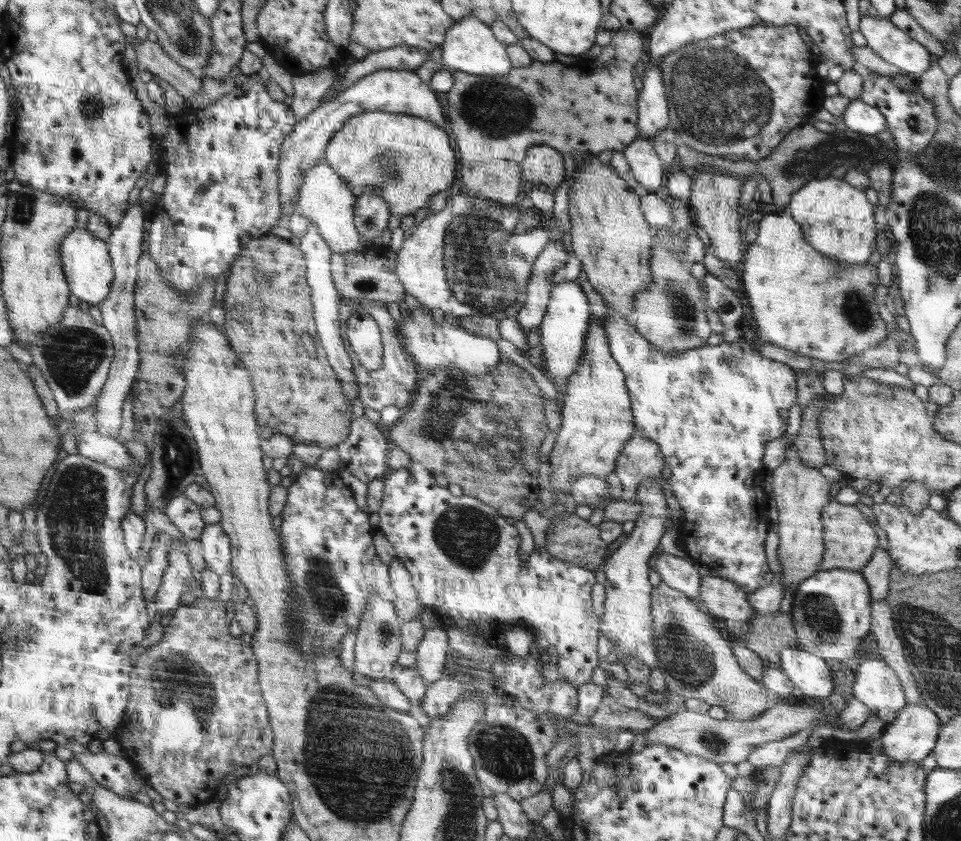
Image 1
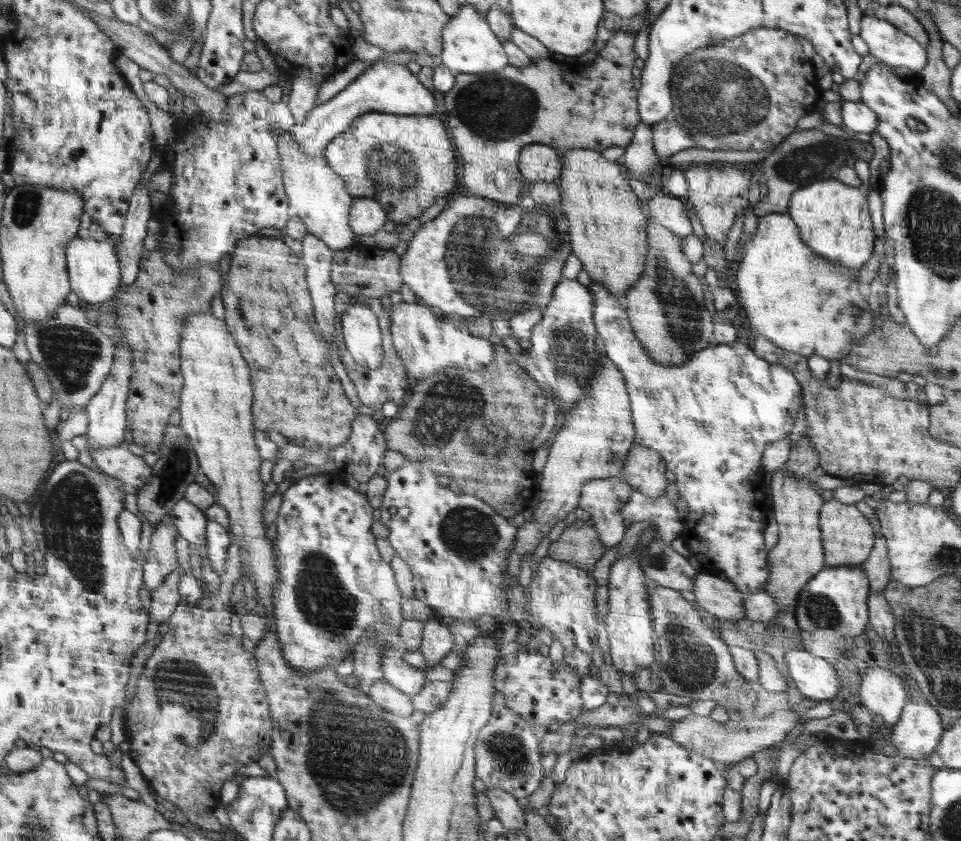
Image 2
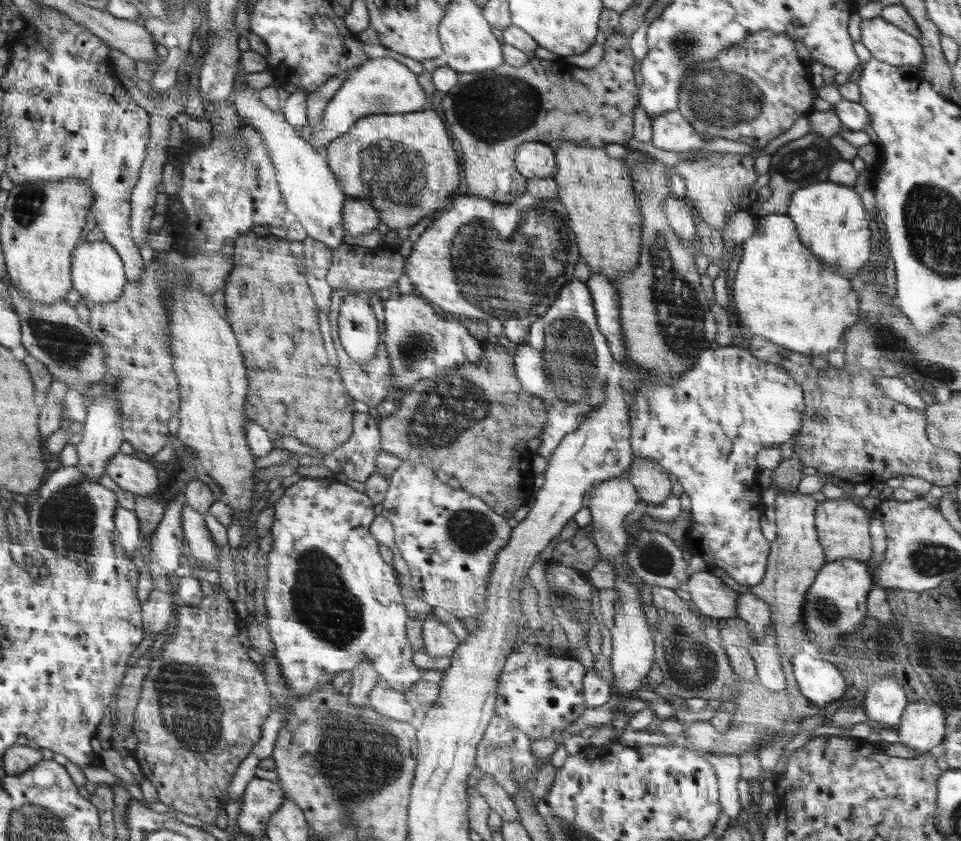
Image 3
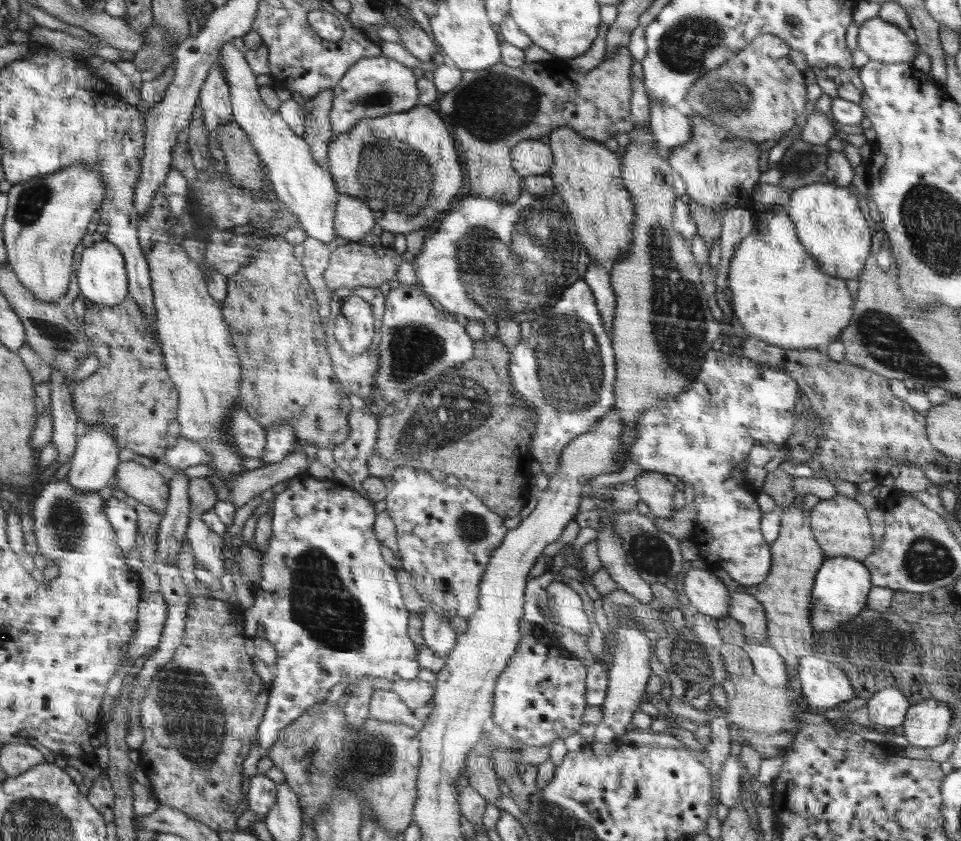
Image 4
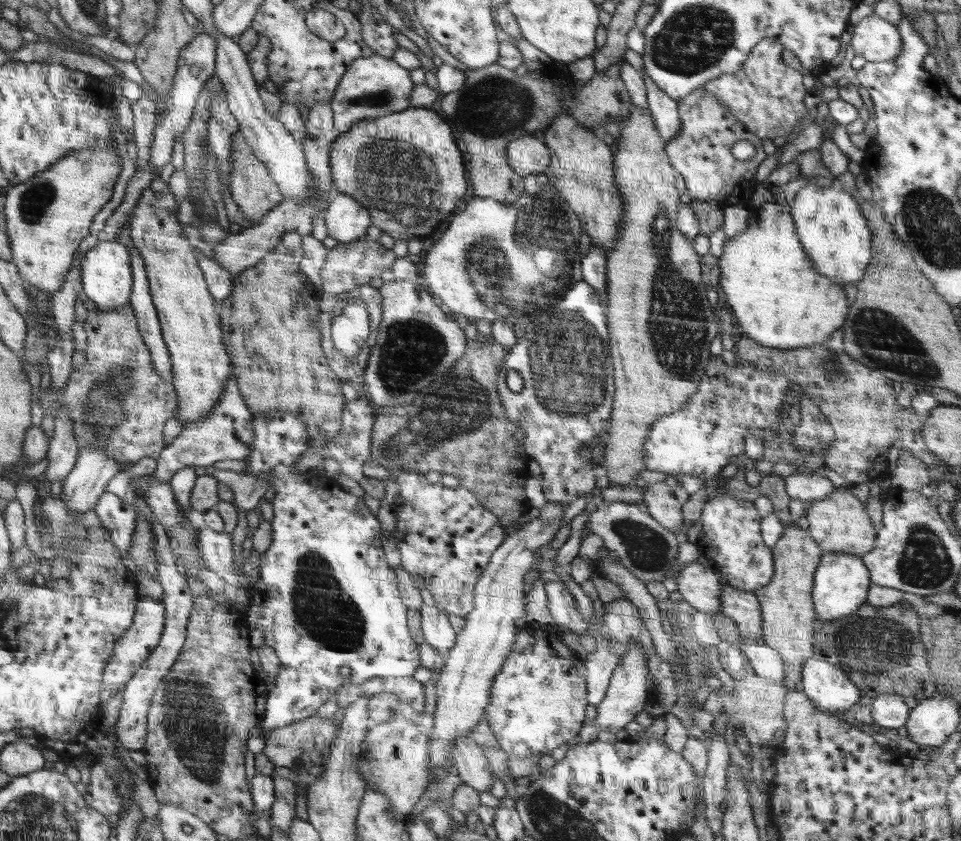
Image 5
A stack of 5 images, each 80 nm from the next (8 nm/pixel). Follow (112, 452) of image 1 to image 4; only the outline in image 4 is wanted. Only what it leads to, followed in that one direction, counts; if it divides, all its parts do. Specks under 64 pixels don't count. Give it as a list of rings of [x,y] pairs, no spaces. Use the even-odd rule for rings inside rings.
[[[119,461],[113,482],[127,496],[153,508],[163,517],[169,499],[169,482],[155,468],[146,468],[134,461]]]

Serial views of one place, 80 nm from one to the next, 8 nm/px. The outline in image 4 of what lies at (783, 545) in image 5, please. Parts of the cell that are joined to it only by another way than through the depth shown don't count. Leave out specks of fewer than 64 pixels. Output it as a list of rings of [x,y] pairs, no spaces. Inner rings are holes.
[[[803,502],[782,508],[779,535],[771,544],[770,573],[761,584],[742,587],[734,582],[725,570],[712,568],[712,572],[730,593],[746,592],[764,606],[768,620],[767,640],[785,661],[787,674],[794,677],[798,672],[798,658],[812,654],[810,645],[816,643],[812,626],[810,626],[810,594],[816,574],[826,559],[820,545],[814,540],[809,517],[806,517],[805,513],[808,511],[804,511]]]

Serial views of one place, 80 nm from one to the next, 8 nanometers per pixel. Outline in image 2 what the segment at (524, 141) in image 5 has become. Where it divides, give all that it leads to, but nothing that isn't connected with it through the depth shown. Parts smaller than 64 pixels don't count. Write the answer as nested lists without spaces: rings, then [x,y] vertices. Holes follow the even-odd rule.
[[[532,144],[525,148],[521,156],[522,176],[530,181],[558,182],[562,176],[564,163],[556,150],[546,144]]]

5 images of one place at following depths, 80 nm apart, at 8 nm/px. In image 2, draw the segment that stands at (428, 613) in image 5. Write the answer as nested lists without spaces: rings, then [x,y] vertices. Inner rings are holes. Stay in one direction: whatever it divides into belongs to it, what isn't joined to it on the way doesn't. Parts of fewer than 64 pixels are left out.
[[[434,620],[426,621],[424,624],[419,651],[424,654],[424,658],[427,660],[425,669],[427,671],[433,666],[438,666],[441,658],[455,650],[454,644],[457,642],[449,624]]]

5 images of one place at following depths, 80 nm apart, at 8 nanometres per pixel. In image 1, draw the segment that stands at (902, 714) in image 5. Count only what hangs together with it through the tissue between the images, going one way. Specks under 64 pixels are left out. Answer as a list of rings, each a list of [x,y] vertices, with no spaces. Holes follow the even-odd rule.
[[[868,656],[856,666],[856,680],[852,697],[860,700],[871,715],[886,724],[892,722],[904,709],[906,698],[899,678],[879,656]]]

